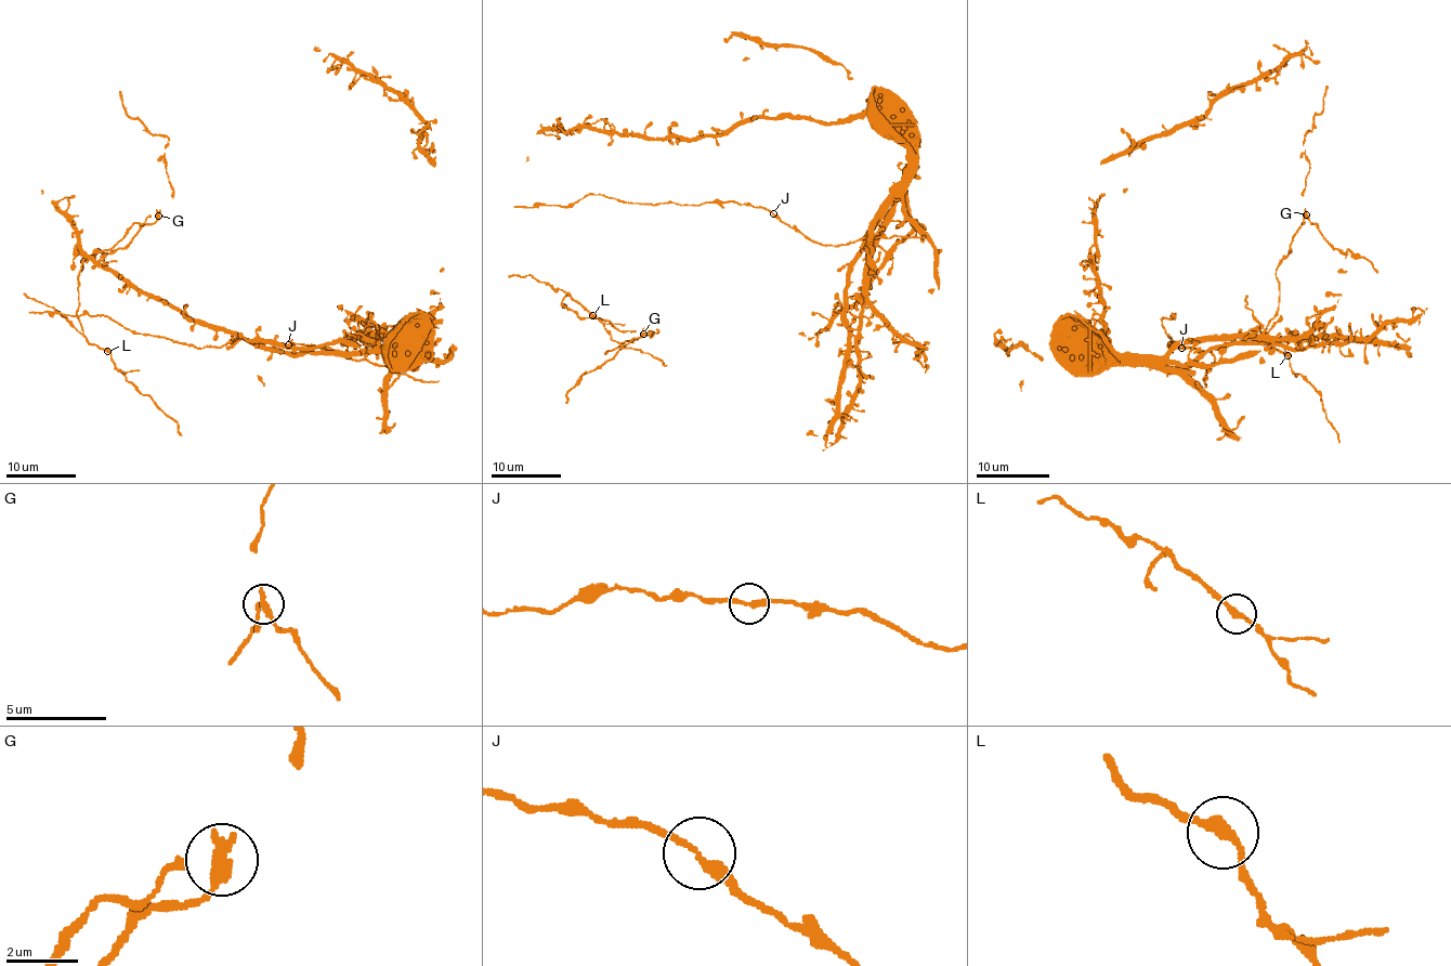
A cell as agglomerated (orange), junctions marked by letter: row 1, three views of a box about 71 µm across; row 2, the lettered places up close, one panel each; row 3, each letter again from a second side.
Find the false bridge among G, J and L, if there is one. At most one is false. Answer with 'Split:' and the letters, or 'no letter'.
Split: G

